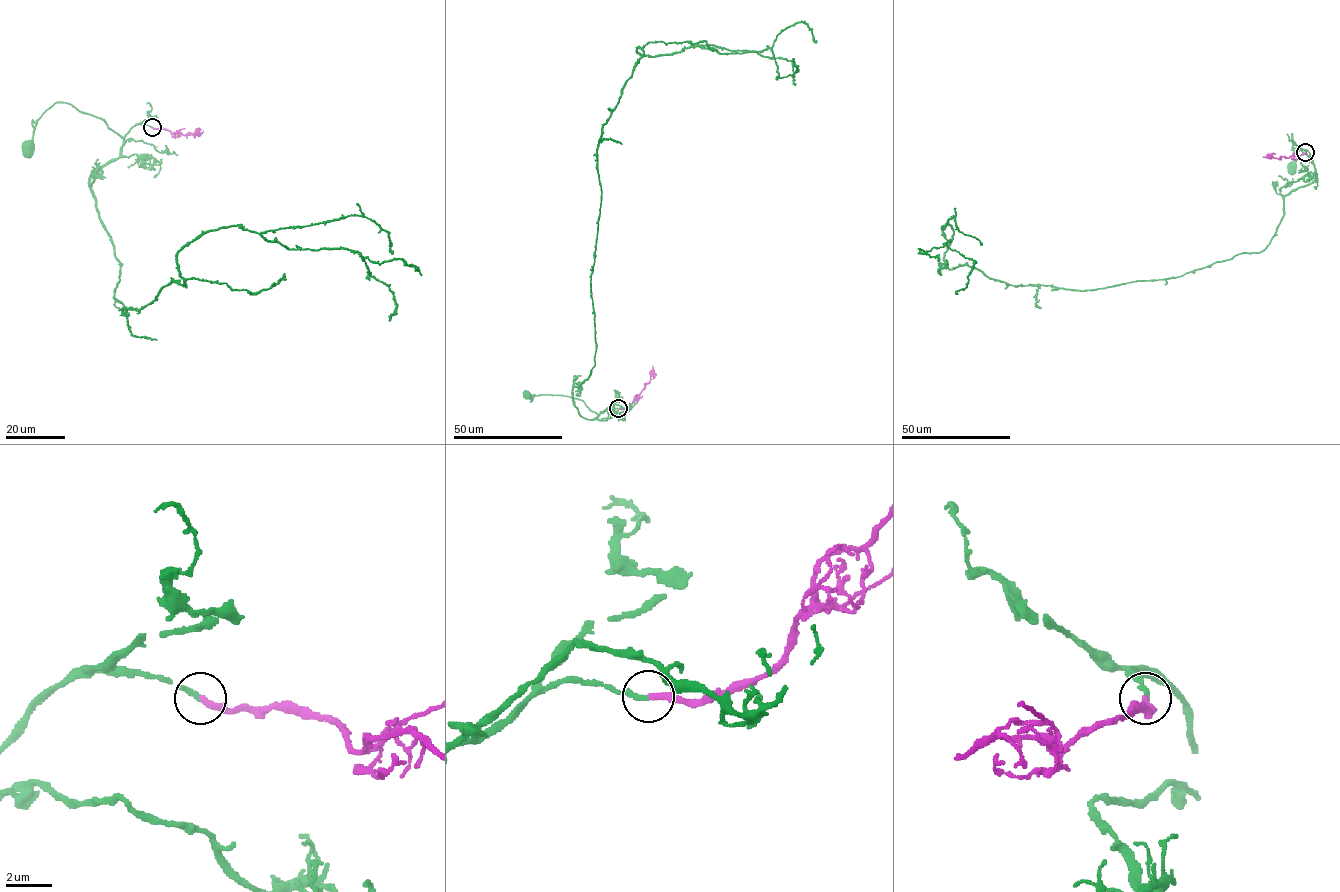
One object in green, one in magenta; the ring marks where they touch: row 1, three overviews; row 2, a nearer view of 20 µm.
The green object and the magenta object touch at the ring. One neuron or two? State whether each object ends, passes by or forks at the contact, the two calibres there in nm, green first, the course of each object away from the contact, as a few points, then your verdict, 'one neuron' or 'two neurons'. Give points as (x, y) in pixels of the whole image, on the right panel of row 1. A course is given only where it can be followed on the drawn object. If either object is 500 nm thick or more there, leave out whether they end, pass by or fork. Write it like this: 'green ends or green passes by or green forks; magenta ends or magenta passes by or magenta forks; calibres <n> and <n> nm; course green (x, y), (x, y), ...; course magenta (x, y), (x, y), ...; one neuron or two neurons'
green ends; magenta ends; calibres 220 and 260 nm; course green (1305, 152), (1305, 149), (1311, 159), (1295, 145), (1292, 134), (1296, 154), (1295, 163), (1291, 169); course magenta (1305, 152), (1297, 157), (1271, 157), (1273, 152), (1276, 154); one neuron

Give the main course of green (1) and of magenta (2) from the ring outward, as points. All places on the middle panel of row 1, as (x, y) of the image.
1: (619, 408), (608, 408), (597, 414), (579, 398), (540, 394), (532, 399), (528, 394)
2: (619, 408), (628, 408), (649, 382), (650, 374), (652, 379)

